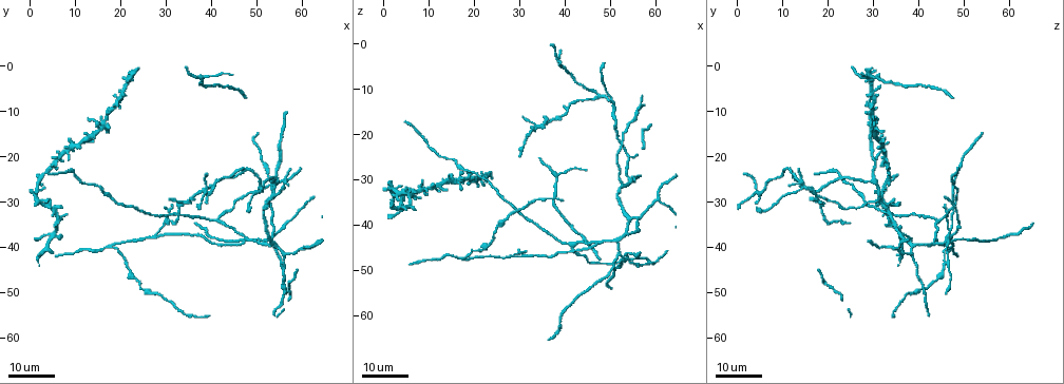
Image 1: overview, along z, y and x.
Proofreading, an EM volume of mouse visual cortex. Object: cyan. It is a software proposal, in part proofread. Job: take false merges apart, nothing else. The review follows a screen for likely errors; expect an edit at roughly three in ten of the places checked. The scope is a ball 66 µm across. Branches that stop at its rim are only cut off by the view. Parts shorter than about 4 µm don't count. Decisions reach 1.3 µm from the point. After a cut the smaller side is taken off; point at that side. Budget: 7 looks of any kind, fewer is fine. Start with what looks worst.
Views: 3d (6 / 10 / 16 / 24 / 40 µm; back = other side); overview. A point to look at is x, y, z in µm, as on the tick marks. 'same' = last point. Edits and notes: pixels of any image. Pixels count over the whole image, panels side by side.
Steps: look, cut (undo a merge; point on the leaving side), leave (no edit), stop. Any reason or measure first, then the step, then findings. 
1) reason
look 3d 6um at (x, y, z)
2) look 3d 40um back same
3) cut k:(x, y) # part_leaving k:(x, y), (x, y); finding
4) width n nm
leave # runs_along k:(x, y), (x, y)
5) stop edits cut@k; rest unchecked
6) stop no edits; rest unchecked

three arms meet
look 3d 16um at (17.5, 40.5, 47.5)

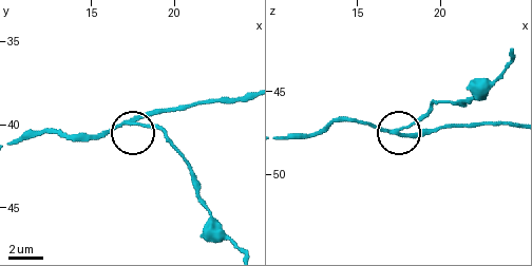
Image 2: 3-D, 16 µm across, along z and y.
look 3d 10um at (17.8, 40.0, 47.4)

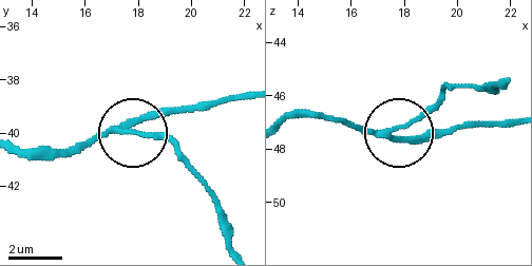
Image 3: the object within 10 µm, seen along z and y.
arms 3
cut 3:(154, 133) # part_leaving 3:(117, 128), (163, 136), (176, 148), (213, 203), (227, 243); a second neuron is stuck on

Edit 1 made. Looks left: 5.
look overview

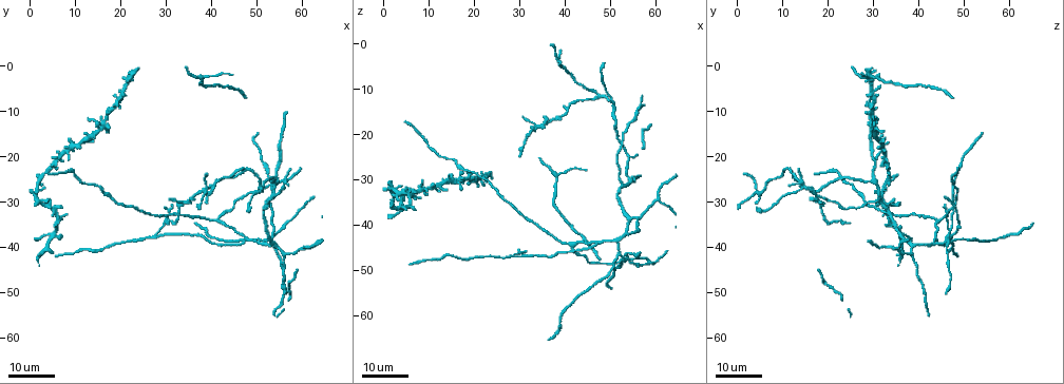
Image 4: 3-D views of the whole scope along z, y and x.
thin arm on a thick one
look 3d 24um at (51.0, 27.0, 15.0)

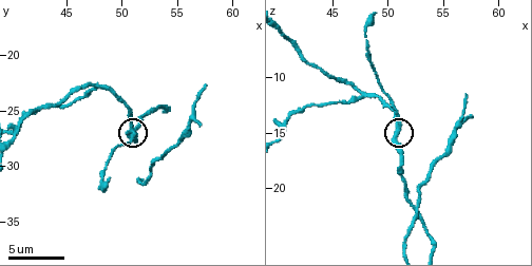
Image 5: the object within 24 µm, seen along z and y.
look 3d 6um at (50.8, 26.6, 14.4)

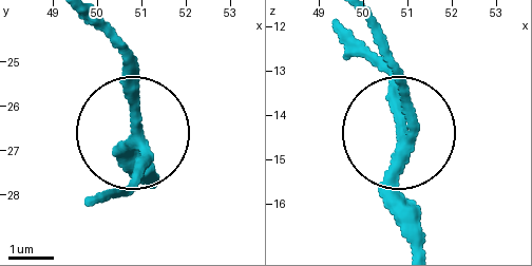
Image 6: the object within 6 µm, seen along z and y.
width 230 nm
leave # runs_along 6:(416, 238), (394, 169), (405, 90), (382, 25); all the same neuron

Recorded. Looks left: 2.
branch point
look 3d 16um at (47.5, 38.5, 43.5)

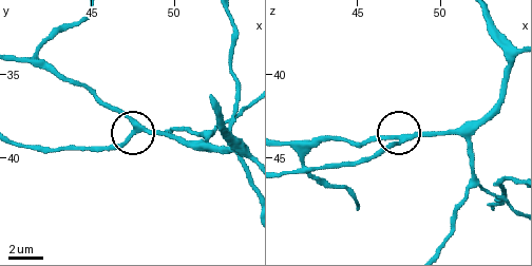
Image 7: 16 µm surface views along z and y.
look 3d 10um at (47.5, 38.5, 44.1)

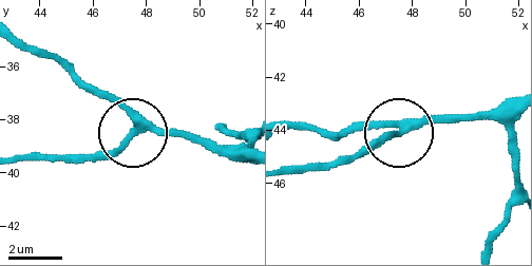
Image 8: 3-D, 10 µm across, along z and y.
leave # runs_along 8:(29, 52), (54, 54), (131, 119), (129, 135), (90, 158); one neuron here

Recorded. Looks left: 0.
stop edits cut@3; rest unchecked

